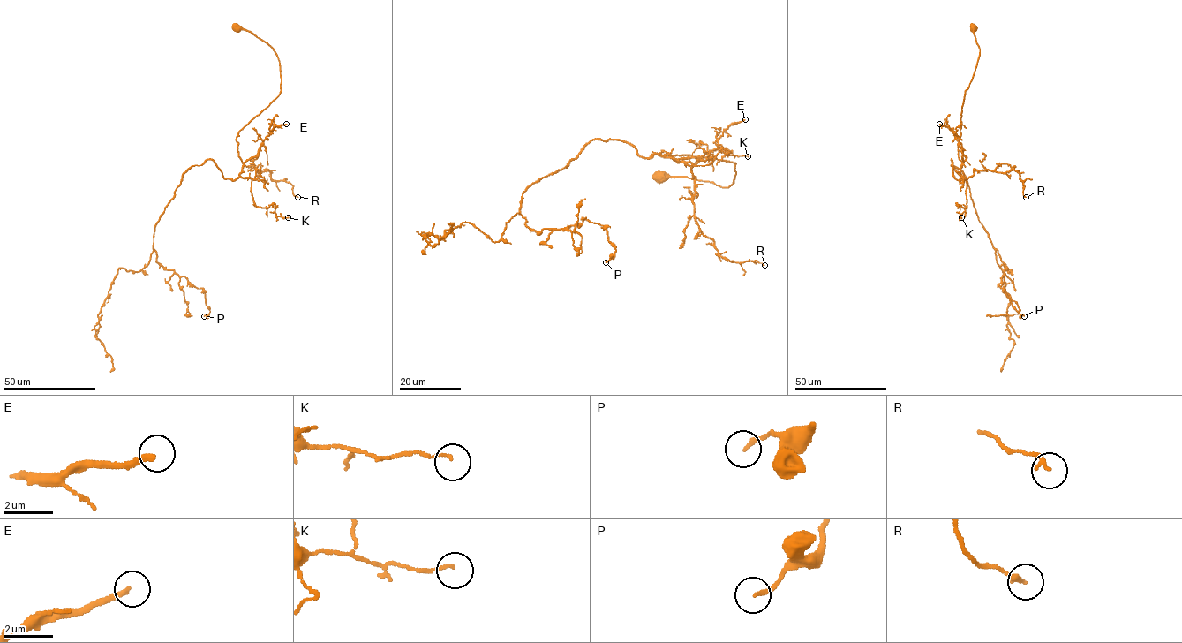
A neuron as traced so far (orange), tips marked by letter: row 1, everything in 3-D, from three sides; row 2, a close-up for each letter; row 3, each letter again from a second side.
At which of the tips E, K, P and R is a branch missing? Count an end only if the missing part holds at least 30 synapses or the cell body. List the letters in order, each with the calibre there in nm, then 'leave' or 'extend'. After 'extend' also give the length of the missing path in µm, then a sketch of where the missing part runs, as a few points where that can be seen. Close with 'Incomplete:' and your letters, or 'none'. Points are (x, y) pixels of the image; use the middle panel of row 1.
E: calibre 200 nm; extend; missing 30 µm; course (745, 119), (763, 111), (771, 100), (777, 87)
K: calibre 90 nm; leave
P: calibre 160 nm; leave
R: calibre 180 nm; leave
Incomplete: E

